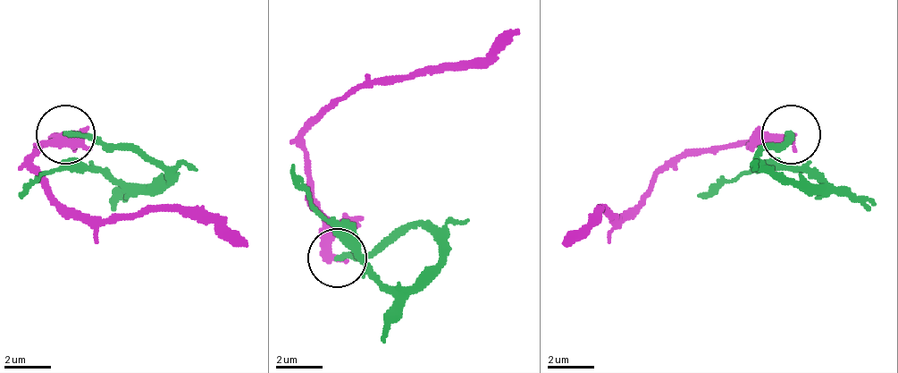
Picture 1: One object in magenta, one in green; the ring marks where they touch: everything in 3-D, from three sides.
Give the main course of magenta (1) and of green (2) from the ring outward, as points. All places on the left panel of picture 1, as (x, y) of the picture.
1: (67, 136), (31, 165), (84, 218), (214, 212), (248, 247)
2: (67, 136), (96, 136), (143, 153), (166, 171), (166, 182), (120, 189), (102, 171), (49, 171), (20, 194)

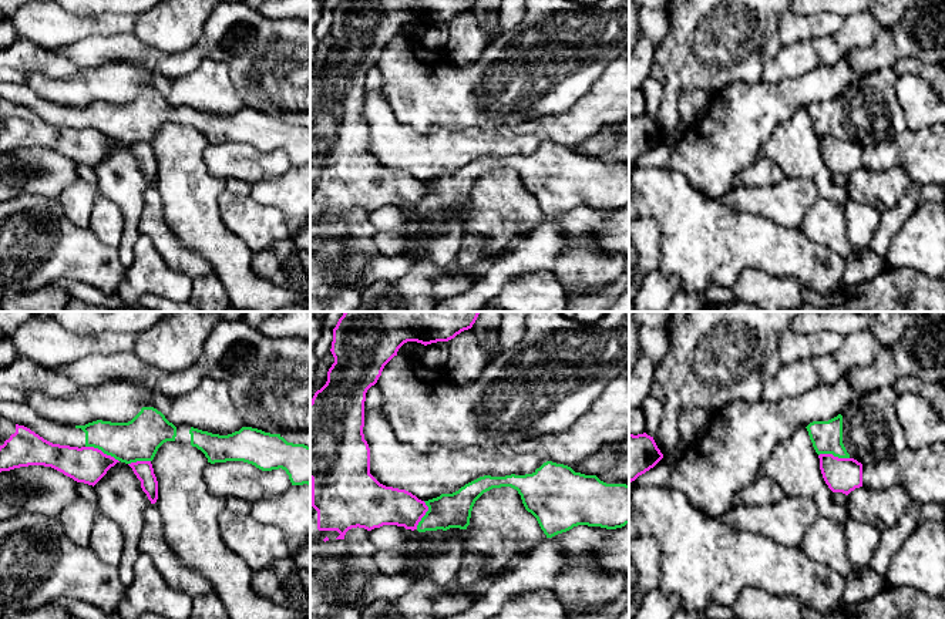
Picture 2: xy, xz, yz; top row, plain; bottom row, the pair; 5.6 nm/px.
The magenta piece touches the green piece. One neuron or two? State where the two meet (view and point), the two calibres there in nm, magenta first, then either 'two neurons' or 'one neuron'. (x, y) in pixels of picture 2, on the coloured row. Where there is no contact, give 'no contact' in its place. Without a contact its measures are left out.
xy (101, 451) | 200/240 nm | two neurons

